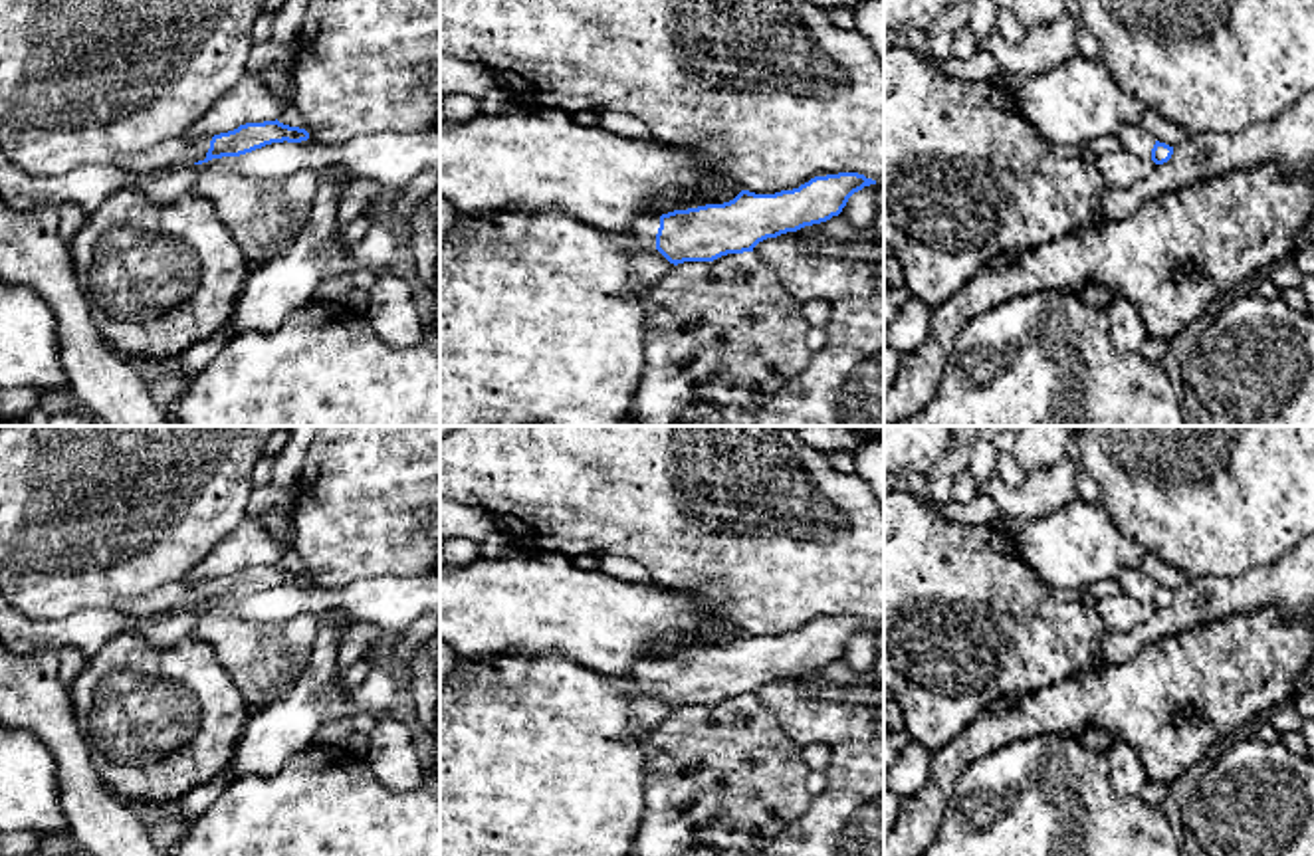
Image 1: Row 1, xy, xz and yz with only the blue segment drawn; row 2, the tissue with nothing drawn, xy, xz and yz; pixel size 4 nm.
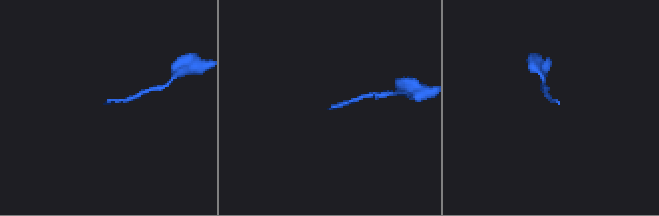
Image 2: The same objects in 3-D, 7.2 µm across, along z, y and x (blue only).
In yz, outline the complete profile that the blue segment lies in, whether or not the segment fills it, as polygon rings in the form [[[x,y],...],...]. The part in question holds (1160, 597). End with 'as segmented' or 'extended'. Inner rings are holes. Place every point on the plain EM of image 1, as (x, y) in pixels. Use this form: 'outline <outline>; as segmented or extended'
outline [[[1124,571],[1118,575],[1118,583],[1124,592],[1134,596],[1140,602],[1151,602],[1155,608],[1163,608],[1171,602],[1173,590],[1155,585],[1142,571]]]; extended

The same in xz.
outline [[[858,616],[815,620],[793,634],[755,638],[741,634],[723,648],[642,660],[632,674],[610,678],[610,688],[624,694],[658,694],[670,707],[713,705],[753,692],[787,676],[838,660],[848,642],[876,628]]]; extended

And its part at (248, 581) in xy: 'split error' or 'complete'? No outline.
split error

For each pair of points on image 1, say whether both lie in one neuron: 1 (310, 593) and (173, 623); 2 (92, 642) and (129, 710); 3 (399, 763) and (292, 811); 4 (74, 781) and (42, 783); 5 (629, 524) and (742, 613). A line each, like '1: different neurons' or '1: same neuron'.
1: same neuron
2: different neurons
3: different neurons
4: different neurons
5: same neuron

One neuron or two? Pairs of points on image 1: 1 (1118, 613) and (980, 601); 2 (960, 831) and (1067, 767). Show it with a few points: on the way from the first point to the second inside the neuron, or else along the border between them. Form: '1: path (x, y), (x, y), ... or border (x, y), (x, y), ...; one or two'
1: border (1093, 609), (1104, 627); two
2: path (985, 825), (1009, 825), (1041, 793); one

